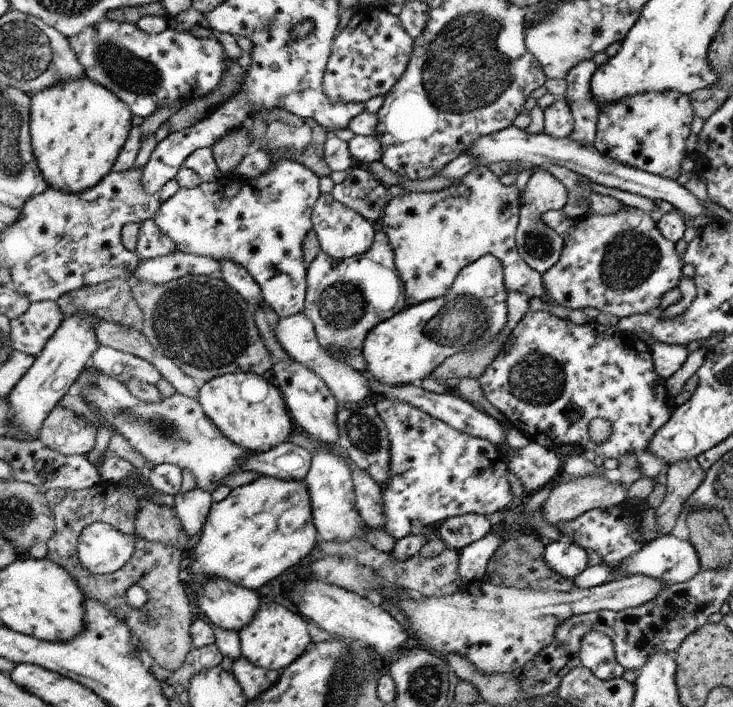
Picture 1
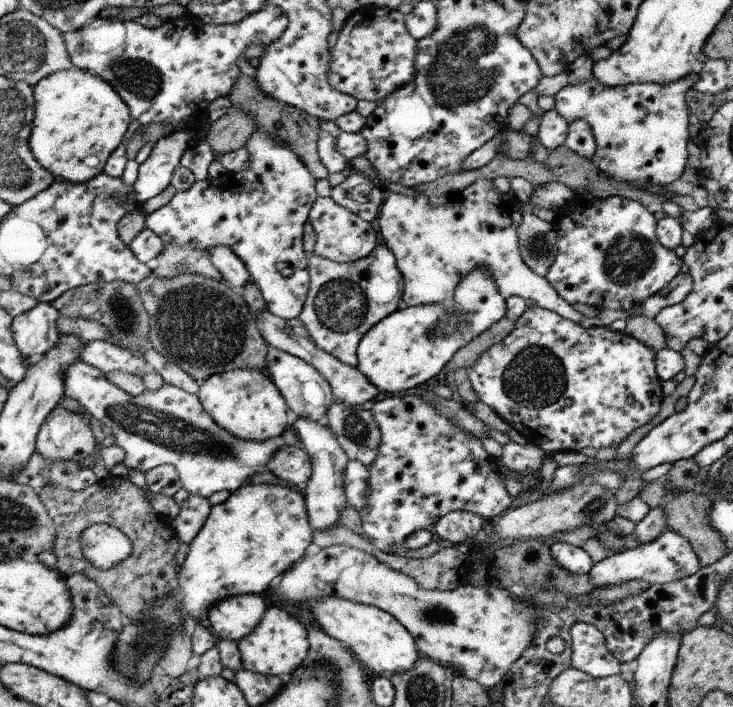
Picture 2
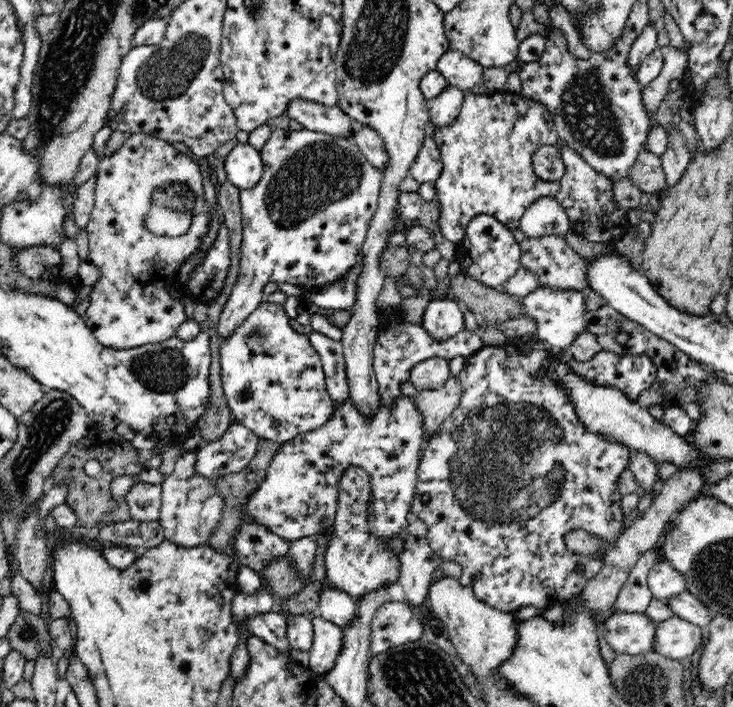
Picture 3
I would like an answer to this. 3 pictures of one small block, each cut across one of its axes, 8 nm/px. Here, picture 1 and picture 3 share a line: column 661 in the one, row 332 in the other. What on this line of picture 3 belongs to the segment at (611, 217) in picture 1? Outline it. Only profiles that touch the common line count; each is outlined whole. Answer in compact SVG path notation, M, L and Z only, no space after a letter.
M263 300L238 325L232 338L226 338L220 344L221 385L234 418L259 438L281 444L320 428L336 410L325 386L325 371L319 352L312 347L309 335L292 328L290 319L281 304Z

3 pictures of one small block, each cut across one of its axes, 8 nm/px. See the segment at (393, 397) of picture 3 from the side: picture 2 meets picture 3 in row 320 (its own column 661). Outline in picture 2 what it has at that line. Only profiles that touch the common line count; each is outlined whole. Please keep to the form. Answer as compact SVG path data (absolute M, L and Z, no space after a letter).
M536 305L527 308L525 313L517 318L512 332L501 343L492 345L488 350L484 351L481 358L468 371L468 378L480 401L487 404L497 415L500 415L511 428L522 434L528 443L538 445L551 455L557 452L566 452L566 450L580 452L587 446L596 448L596 450L600 450L600 448L616 448L617 450L627 436L630 436L637 428L647 425L661 412L664 396L662 393L662 380L655 369L655 356L656 353L653 349L636 340L625 331L617 331L600 325L586 328L580 323L576 324L567 318L562 318L556 312Z

